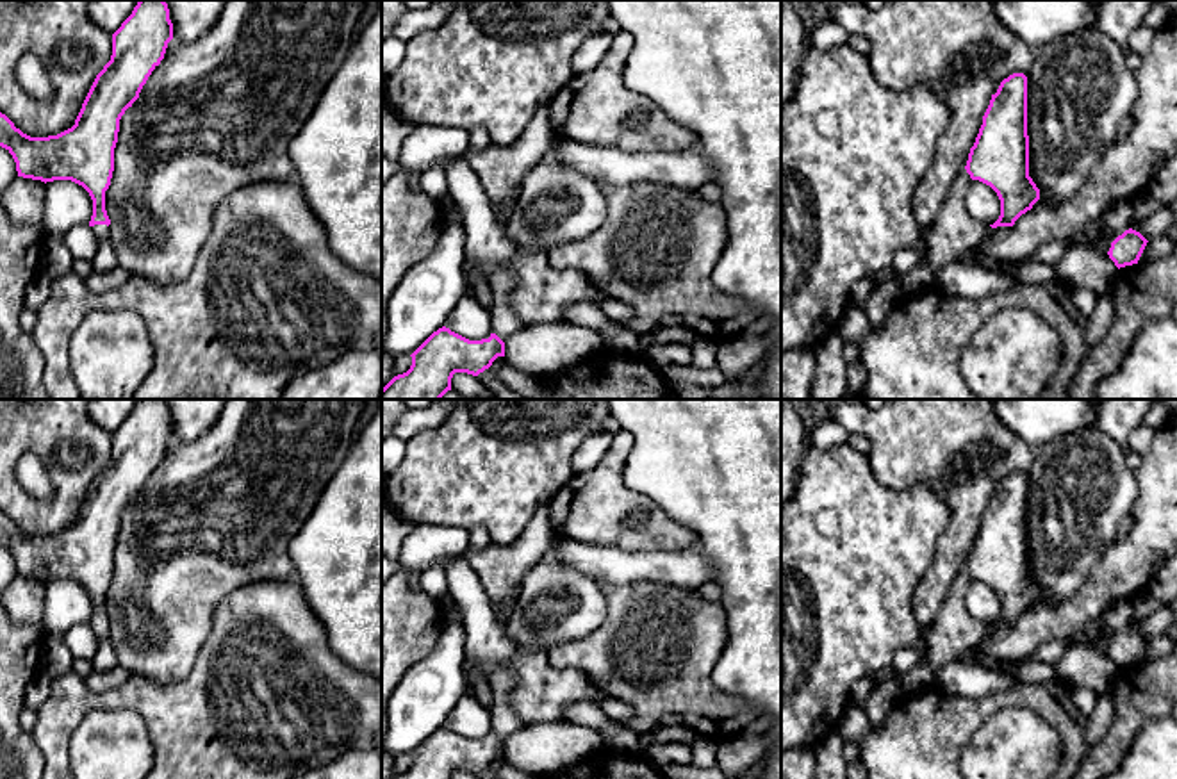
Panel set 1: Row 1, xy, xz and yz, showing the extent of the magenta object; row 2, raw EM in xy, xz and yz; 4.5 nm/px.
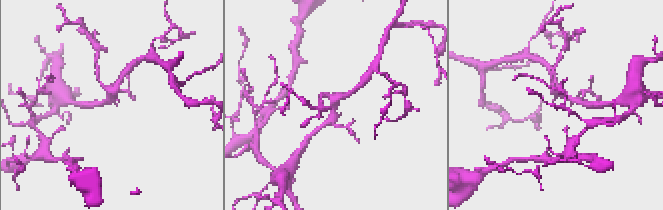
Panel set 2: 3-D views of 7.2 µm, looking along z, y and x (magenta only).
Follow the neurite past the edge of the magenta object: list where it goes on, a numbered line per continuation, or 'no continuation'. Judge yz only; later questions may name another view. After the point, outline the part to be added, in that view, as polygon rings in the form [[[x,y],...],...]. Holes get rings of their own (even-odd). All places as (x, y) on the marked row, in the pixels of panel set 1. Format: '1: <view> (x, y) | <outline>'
1: yz (953, 234) | [[[963,168],[927,230],[927,255],[901,278],[902,294],[920,294],[924,289],[934,285],[936,273],[943,266],[963,258],[983,239],[1002,228],[992,228],[968,216],[963,198],[970,182],[972,178]]]

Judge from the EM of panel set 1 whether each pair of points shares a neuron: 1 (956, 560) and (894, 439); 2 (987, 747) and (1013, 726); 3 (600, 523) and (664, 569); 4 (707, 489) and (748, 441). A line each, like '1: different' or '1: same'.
1: same
2: same
3: different
4: same

